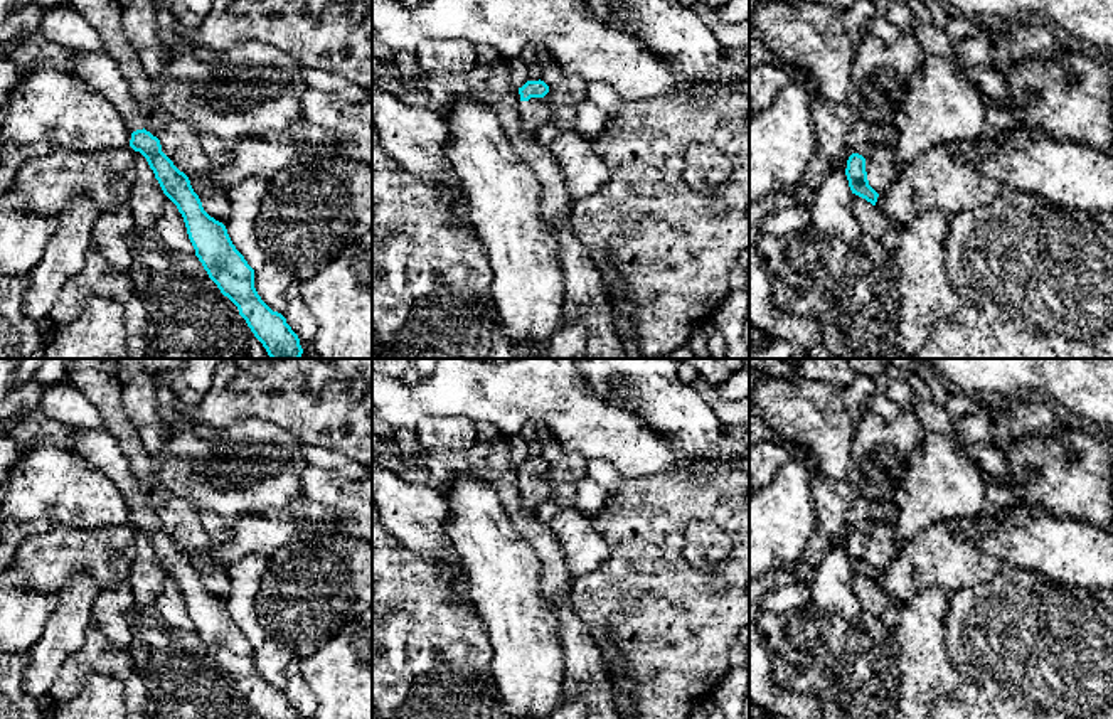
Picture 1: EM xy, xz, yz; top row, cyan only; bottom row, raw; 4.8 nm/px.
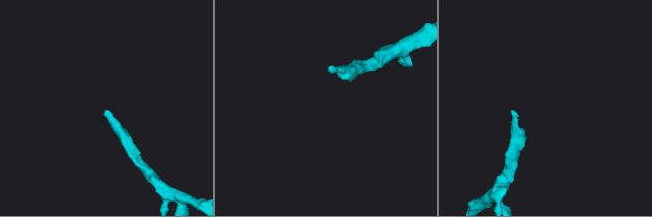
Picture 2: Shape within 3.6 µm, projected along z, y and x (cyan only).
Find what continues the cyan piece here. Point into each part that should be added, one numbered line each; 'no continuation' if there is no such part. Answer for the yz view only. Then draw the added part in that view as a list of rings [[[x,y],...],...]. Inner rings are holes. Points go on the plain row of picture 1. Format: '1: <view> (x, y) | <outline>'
1: yz (881, 544) | [[[891,514],[886,520],[871,520],[869,530],[864,534],[869,562],[877,571],[884,571],[899,551],[894,532],[896,524]]]

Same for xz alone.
1: xz (534, 490) | [[[530,475],[519,482],[519,495],[524,510],[535,512],[535,509],[552,500],[554,483],[547,482],[544,475]]]

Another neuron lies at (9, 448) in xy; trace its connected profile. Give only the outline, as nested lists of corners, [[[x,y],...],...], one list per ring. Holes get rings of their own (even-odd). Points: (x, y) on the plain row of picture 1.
[[[0,431],[0,487],[25,450],[27,446],[17,443]]]

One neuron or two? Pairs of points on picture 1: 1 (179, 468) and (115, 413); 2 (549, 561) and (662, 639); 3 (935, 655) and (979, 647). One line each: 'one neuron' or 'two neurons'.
1: two neurons
2: two neurons
3: two neurons

